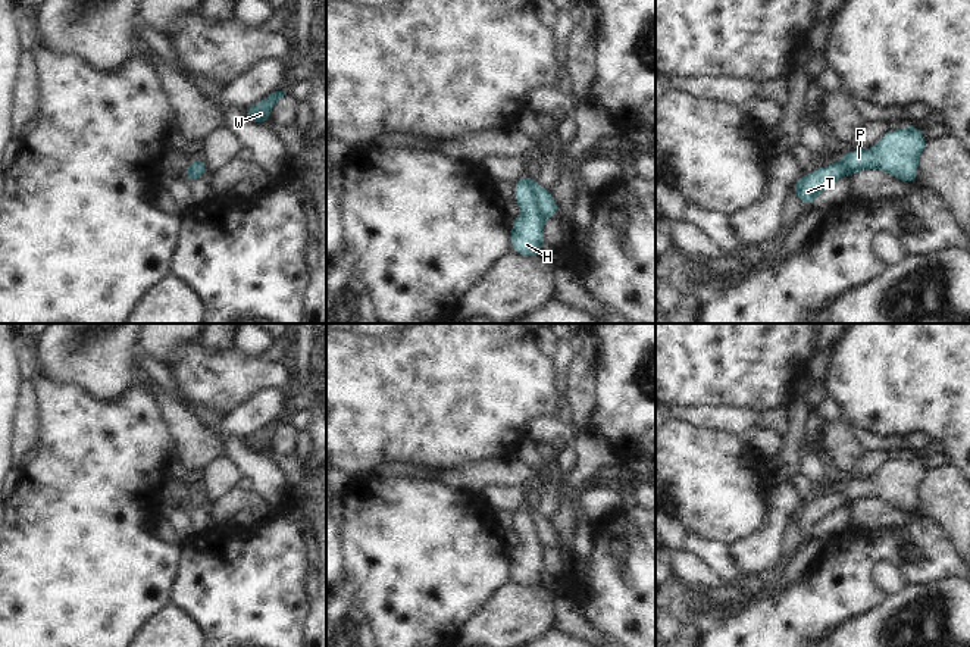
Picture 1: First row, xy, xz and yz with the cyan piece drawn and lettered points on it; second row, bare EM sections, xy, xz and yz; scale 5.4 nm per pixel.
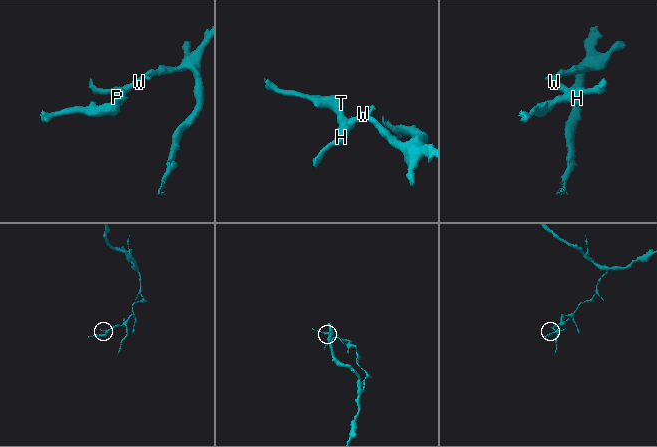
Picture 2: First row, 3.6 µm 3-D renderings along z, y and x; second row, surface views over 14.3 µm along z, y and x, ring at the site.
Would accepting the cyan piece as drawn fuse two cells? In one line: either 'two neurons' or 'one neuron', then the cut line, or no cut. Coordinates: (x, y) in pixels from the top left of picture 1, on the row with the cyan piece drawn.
two neurons | xz (523, 177), (537, 200), (537, 209), (544, 216)

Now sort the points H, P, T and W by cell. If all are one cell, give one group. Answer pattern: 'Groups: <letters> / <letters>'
Groups: H P W / T.

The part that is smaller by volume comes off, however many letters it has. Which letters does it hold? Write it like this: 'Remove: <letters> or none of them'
Remove: T.

